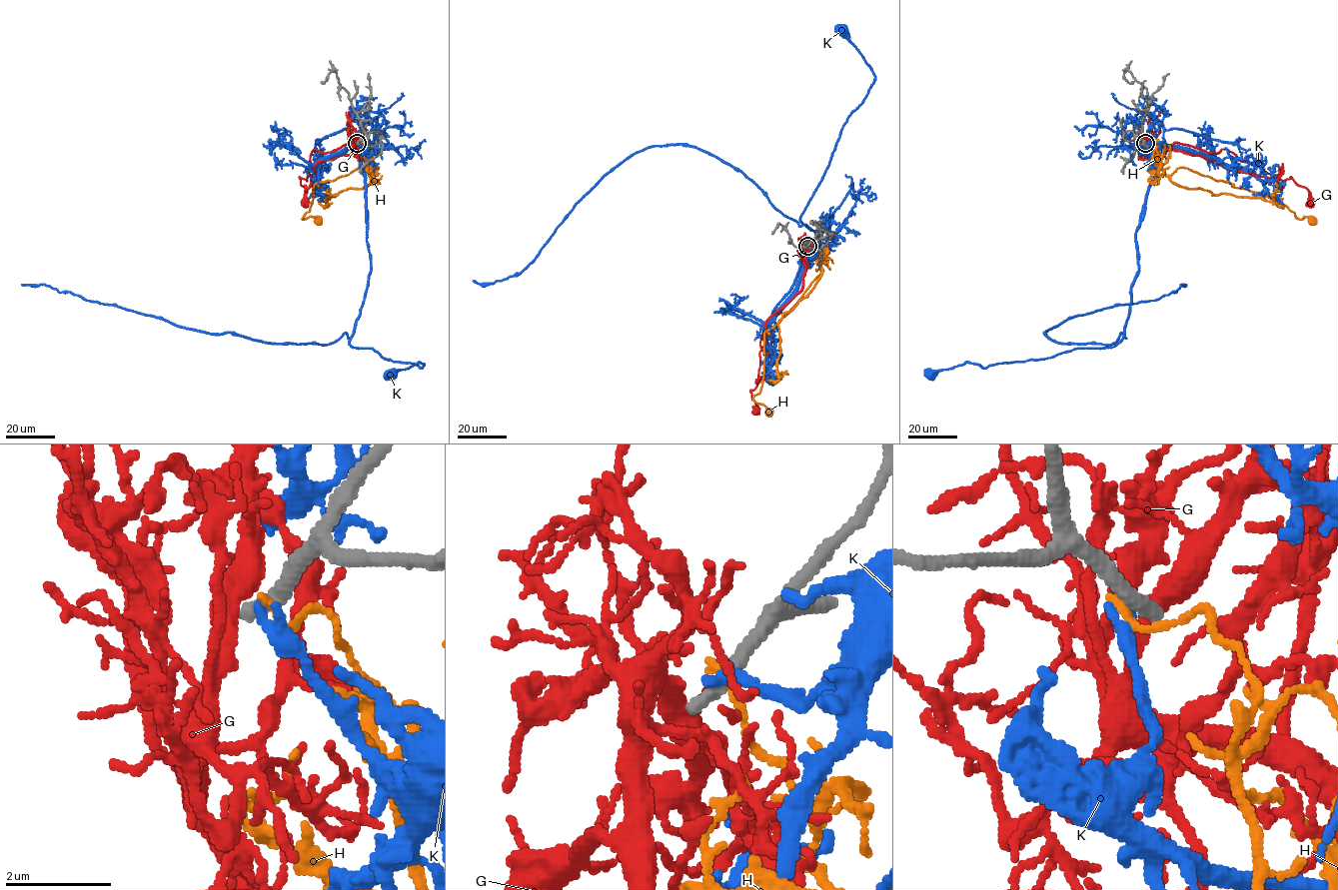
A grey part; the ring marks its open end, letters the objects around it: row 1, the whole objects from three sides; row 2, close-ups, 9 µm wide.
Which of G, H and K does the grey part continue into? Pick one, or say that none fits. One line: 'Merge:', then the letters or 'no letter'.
Merge: no letter

